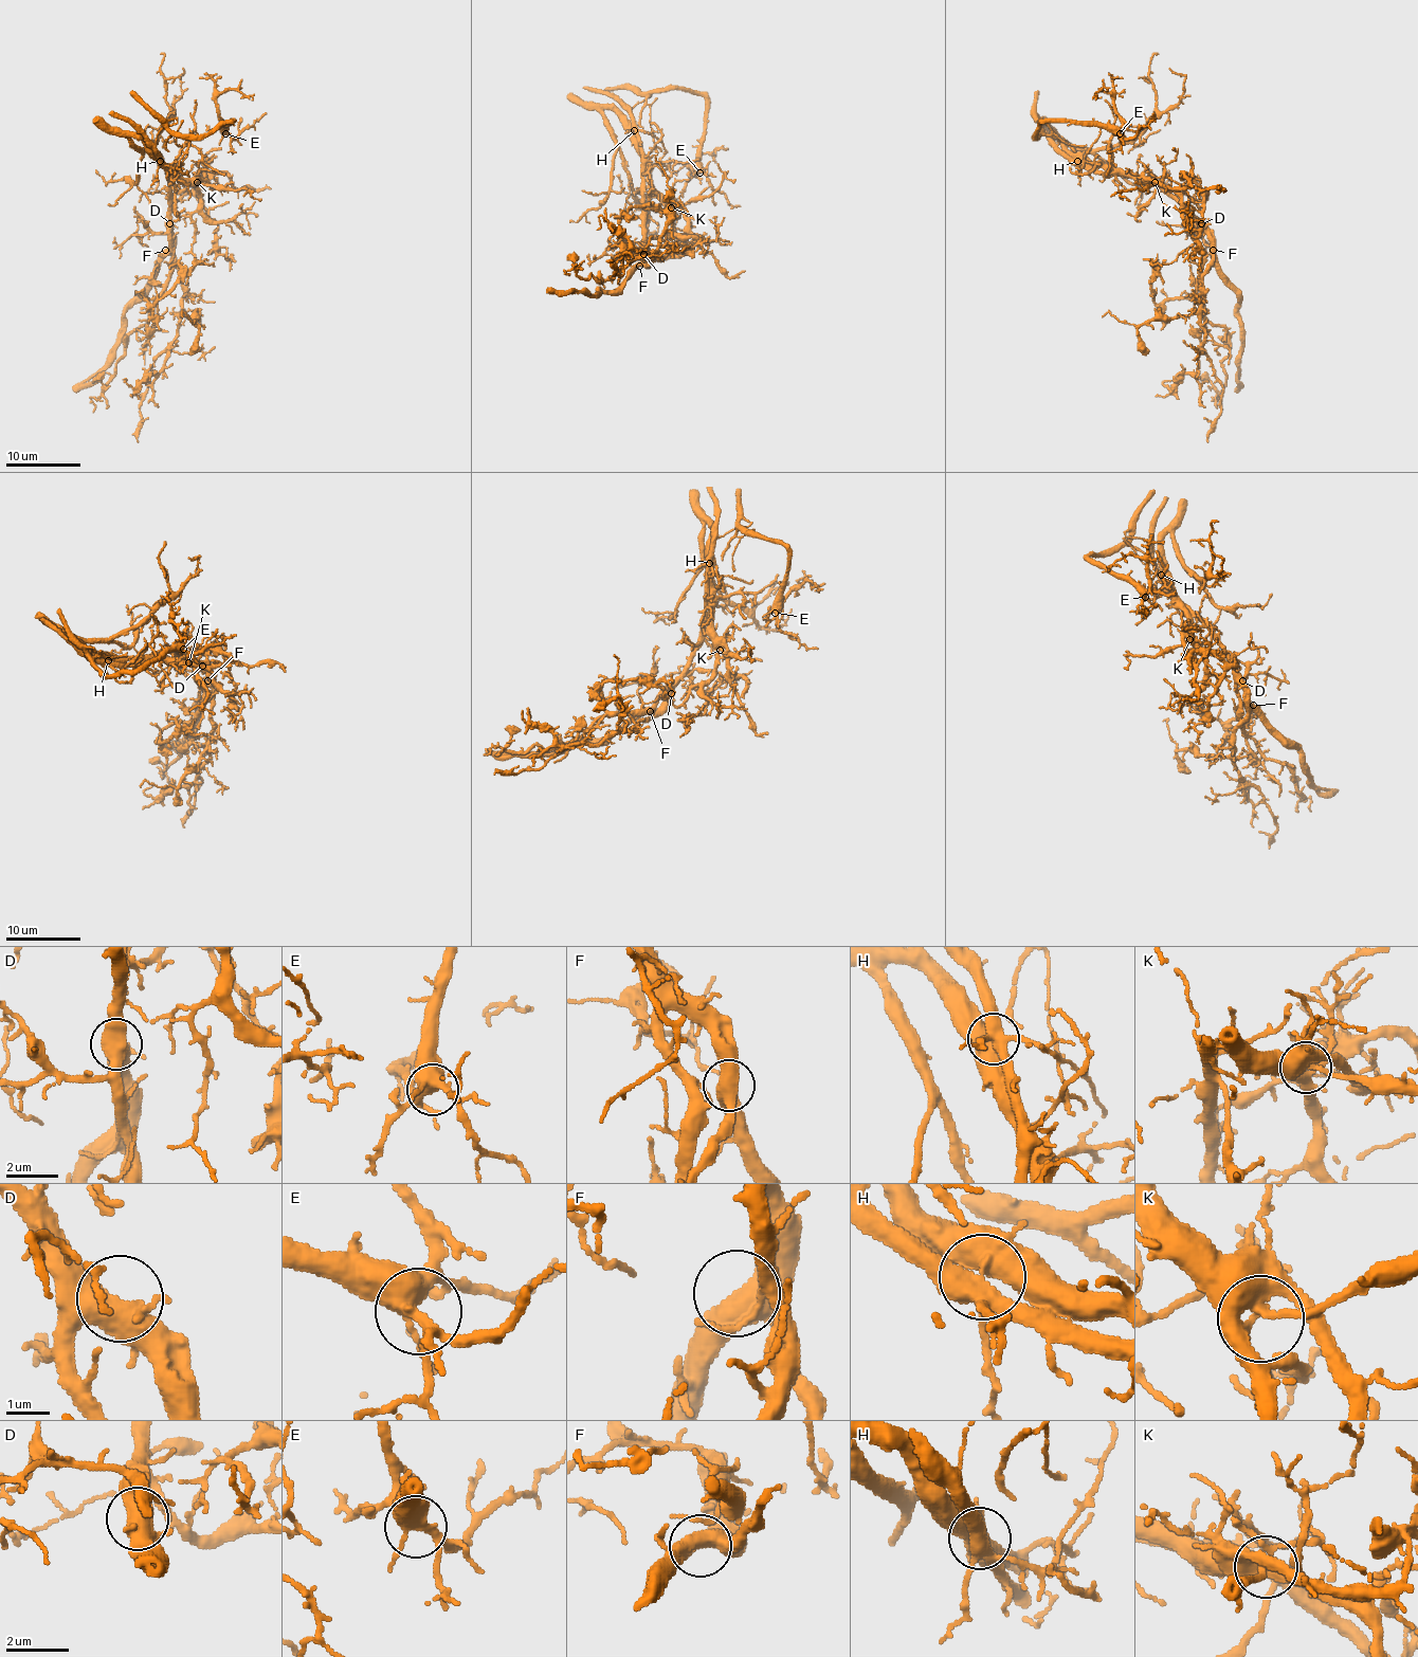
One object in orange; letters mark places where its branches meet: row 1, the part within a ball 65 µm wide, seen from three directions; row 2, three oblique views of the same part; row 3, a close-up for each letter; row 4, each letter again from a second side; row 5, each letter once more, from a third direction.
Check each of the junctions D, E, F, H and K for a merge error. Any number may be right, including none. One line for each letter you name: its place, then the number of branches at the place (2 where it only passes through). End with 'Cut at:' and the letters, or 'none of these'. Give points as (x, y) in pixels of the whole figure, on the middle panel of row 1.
H: (634, 130) | 5
Cut at: H

